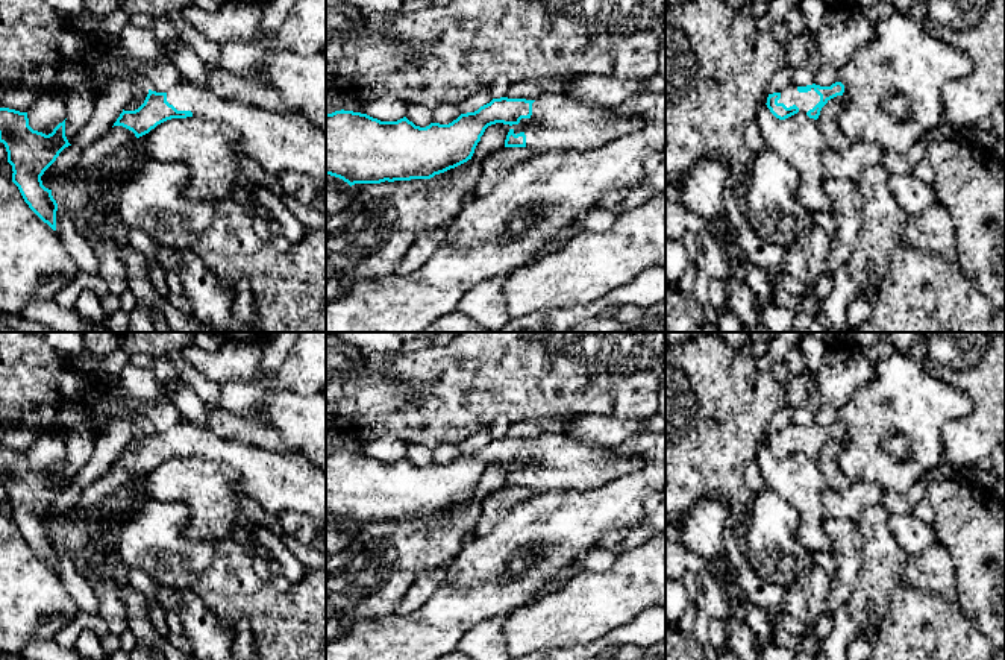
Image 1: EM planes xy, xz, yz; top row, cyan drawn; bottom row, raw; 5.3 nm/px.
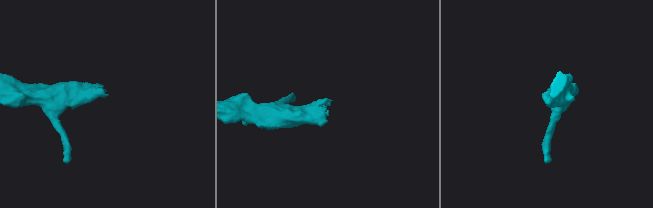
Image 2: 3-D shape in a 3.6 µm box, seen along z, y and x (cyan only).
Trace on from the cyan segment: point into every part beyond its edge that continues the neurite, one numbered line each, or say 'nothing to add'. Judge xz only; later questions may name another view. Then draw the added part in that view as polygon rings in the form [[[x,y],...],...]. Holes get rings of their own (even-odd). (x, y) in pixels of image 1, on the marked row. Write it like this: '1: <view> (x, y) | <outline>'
1: xz (557, 123) | [[[544,94],[532,103],[532,115],[521,118],[514,127],[514,134],[526,135],[526,147],[534,155],[550,150],[588,150],[614,138],[632,134],[643,126],[641,114],[618,115],[612,108],[585,105],[565,94]]]

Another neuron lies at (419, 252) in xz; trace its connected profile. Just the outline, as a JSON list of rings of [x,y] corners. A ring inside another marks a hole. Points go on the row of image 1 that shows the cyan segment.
[[[435,228],[418,234],[408,247],[405,258],[397,264],[394,273],[408,275],[421,267],[429,259],[430,253],[443,243],[444,237],[444,228]]]

